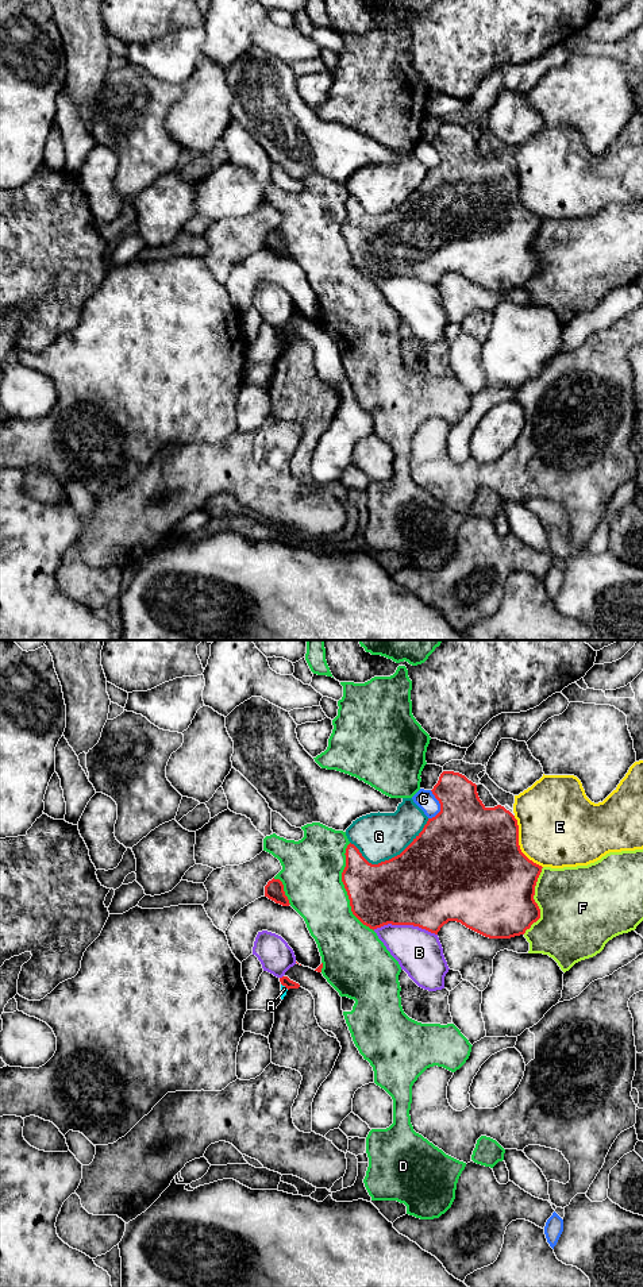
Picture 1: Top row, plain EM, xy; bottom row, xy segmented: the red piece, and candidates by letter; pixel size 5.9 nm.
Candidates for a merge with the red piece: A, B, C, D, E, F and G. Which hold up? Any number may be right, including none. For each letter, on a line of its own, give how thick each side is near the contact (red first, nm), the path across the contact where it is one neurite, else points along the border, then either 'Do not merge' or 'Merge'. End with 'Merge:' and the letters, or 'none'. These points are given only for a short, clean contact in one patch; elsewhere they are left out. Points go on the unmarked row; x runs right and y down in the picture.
A: Thickness 60 nm (red) against 40 nm. Boundary: xy (281, 335), (288, 340). Do not merge
B: Thickness 480 nm (red) against 280 nm. Do not merge
C: Thickness 460 nm (red) against 110 nm. Do not merge
D: Thickness 360 nm (red) against 360 nm. Do not merge
E: Thickness 500 nm (red) against 460 nm. Do not merge
F: Thickness 480 nm (red) against 440 nm. Do not merge
G: Thickness 480 nm (red) against 280 nm. Do not merge
Merge: none

